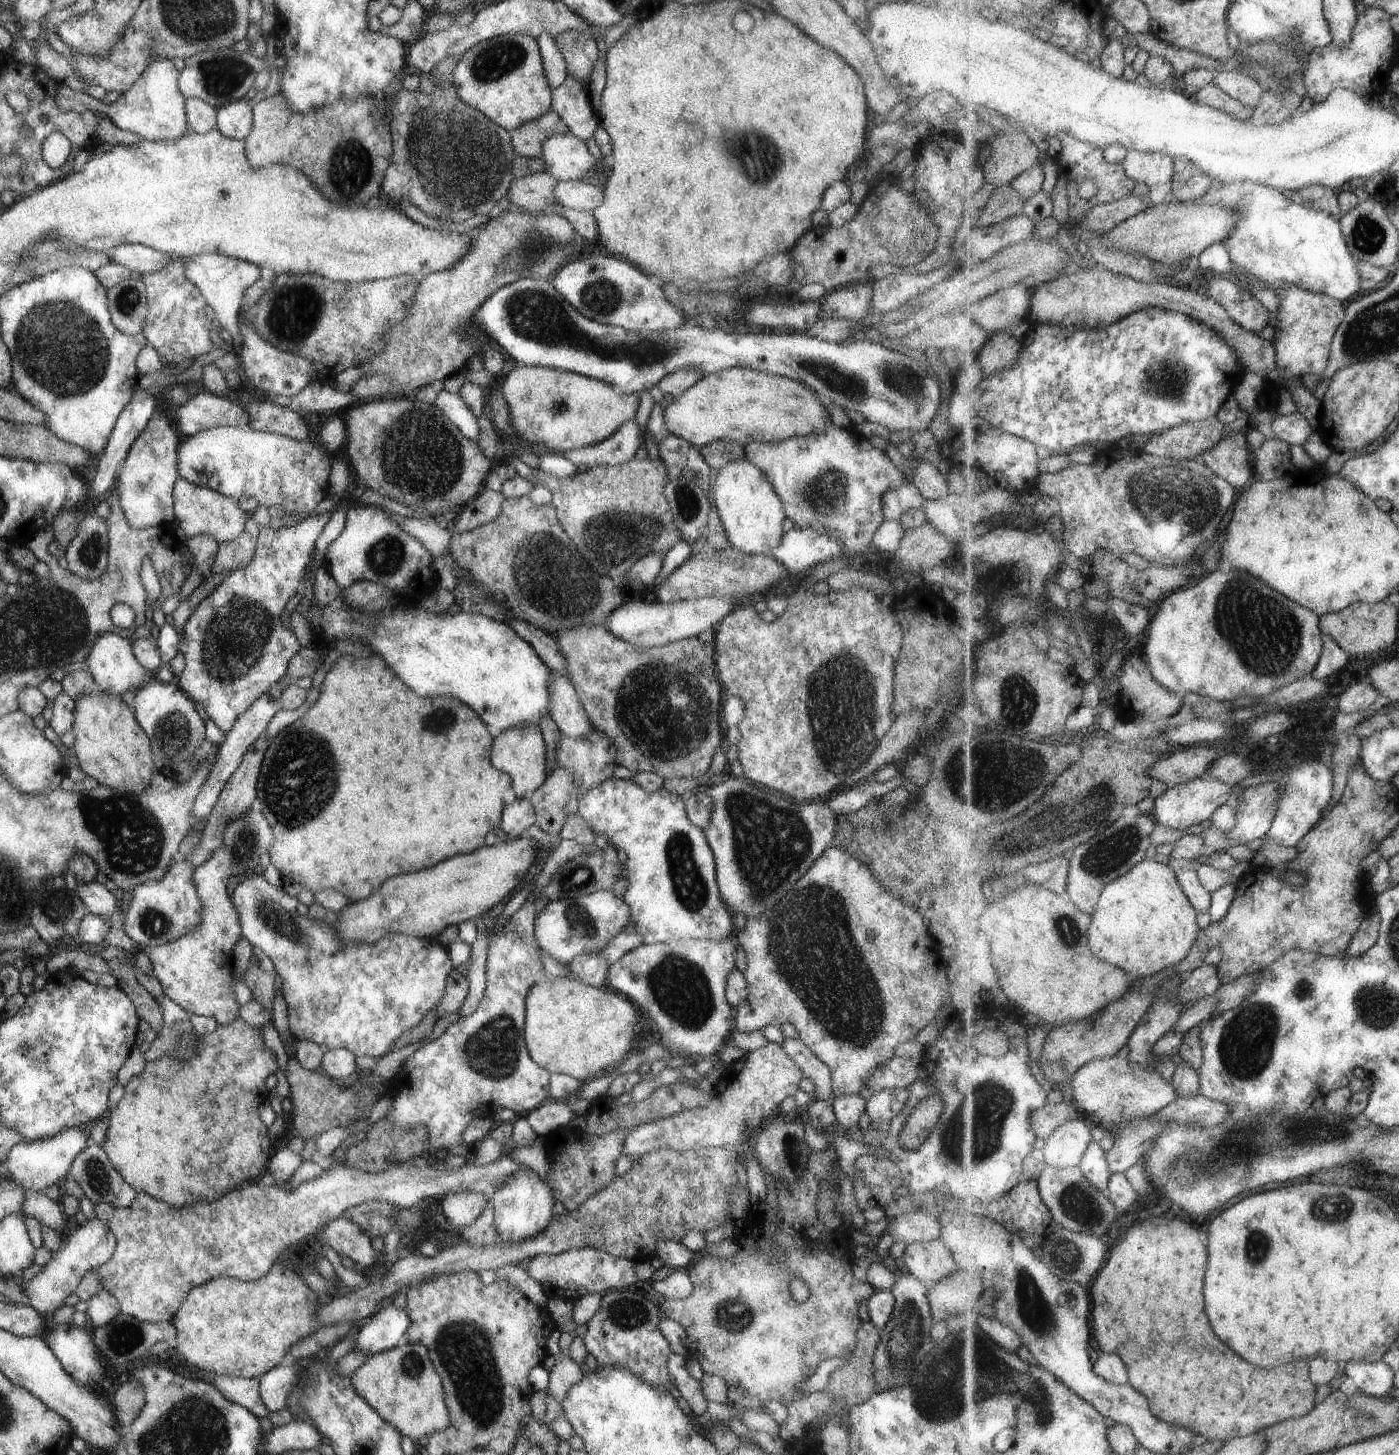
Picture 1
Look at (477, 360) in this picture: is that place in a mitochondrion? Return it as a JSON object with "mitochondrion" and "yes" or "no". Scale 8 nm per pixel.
{"mitochondrion":"no"}

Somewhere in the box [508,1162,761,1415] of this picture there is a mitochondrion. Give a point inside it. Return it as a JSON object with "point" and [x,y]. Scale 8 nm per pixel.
{"point":[626,1313]}

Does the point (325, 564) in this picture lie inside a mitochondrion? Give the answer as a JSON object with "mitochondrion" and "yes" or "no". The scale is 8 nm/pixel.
{"mitochondrion":"no"}

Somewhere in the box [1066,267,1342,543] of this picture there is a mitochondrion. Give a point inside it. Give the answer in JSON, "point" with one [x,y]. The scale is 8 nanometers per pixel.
{"point":[1158,493]}

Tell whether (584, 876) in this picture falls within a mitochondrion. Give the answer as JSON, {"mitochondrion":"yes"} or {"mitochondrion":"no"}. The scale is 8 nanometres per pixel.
{"mitochondrion":"yes"}

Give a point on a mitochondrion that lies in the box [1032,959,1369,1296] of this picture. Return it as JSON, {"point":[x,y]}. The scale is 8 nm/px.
{"point":[1245,1046]}

